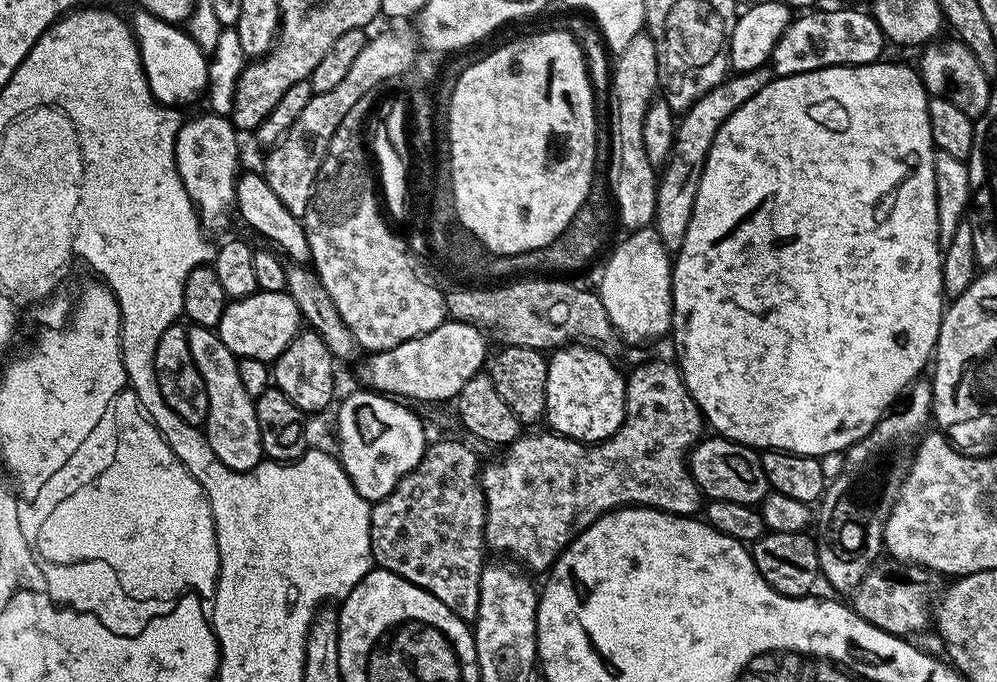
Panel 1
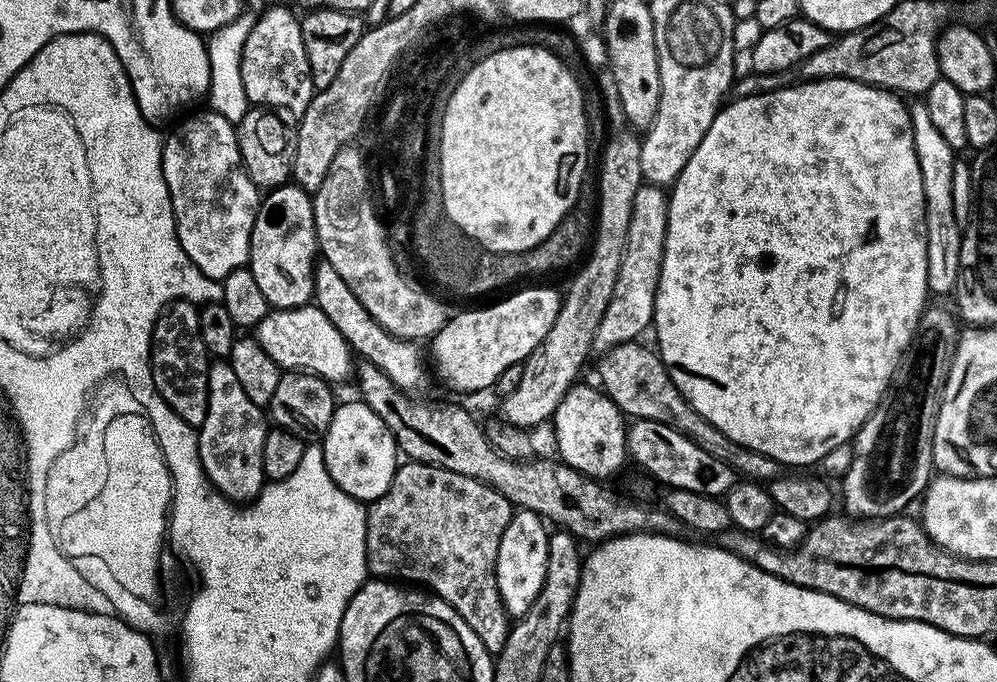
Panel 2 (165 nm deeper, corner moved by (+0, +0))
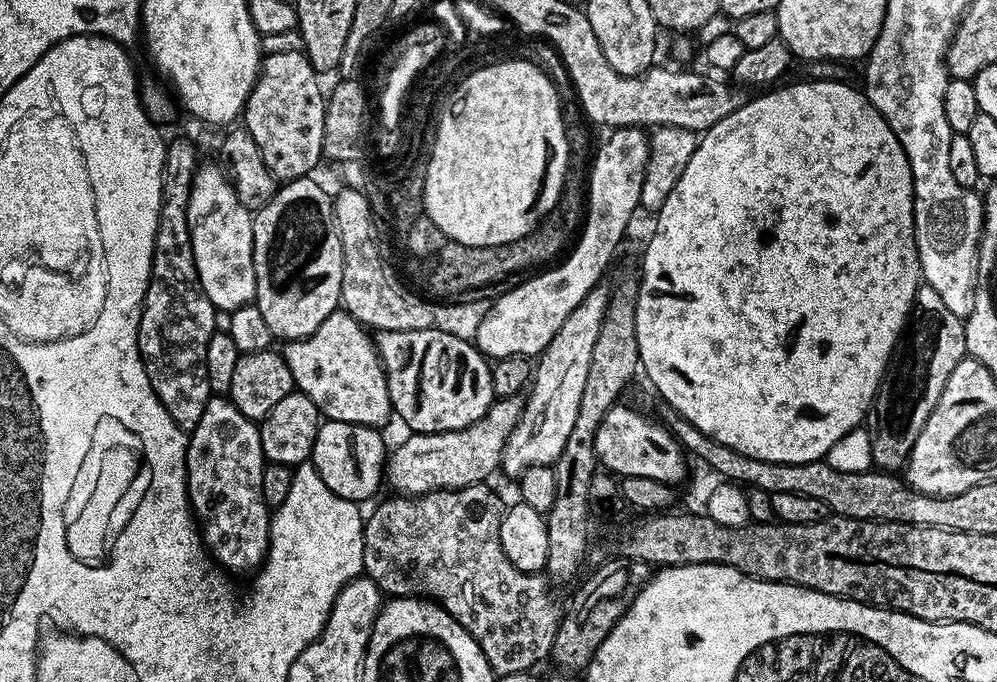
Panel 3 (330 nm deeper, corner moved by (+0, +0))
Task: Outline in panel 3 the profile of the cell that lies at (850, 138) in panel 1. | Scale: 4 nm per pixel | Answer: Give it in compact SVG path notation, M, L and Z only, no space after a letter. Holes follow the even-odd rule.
M804 78L801 84L788 84L785 88L781 86L773 87L763 94L756 94L749 99L747 104L734 110L722 122L714 125L709 132L703 133L699 137L694 158L682 170L682 178L678 178L678 186L674 186L674 191L670 198L661 206L659 212L655 213L656 229L652 232L652 237L648 240L648 245L644 248L644 265L638 268L640 278L640 293L636 299L636 329L638 330L638 350L640 351L639 367L648 375L648 380L660 391L660 396L672 407L671 411L677 416L684 416L702 434L706 434L711 440L717 440L719 444L730 446L742 454L750 454L750 458L762 458L766 462L790 462L791 464L801 464L802 462L814 462L827 457L830 446L838 442L850 430L861 427L865 423L868 409L872 406L872 399L880 389L880 381L884 378L884 372L888 368L888 361L892 358L892 352L896 349L896 341L899 340L904 326L908 322L908 317L916 302L916 289L922 283L922 273L920 270L920 259L916 249L916 235L914 234L914 202L912 201L912 175L910 174L910 162L898 142L894 138L894 130L878 114L878 110L868 101L859 87L851 88L848 84L840 84L839 79L835 80L814 80Z

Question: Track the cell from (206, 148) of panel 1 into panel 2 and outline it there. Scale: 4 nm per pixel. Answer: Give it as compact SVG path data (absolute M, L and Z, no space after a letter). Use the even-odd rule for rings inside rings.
M210 108L199 112L185 117L186 120L169 137L165 137L163 178L166 179L167 190L171 196L179 244L204 276L218 282L230 275L234 269L247 265L254 218L262 198L260 190L256 184L250 182L249 175L246 174L241 152L238 150L235 125Z

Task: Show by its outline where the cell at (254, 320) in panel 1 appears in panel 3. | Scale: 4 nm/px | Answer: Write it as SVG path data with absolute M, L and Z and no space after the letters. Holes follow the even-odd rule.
M337 310L310 334L301 340L289 340L283 345L282 355L293 375L293 382L299 391L305 392L320 408L324 420L337 420L361 424L367 428L379 429L380 424L393 415L390 394L384 377L384 367L380 365L380 356L376 353L373 337L369 335L363 324L360 324L349 312Z

